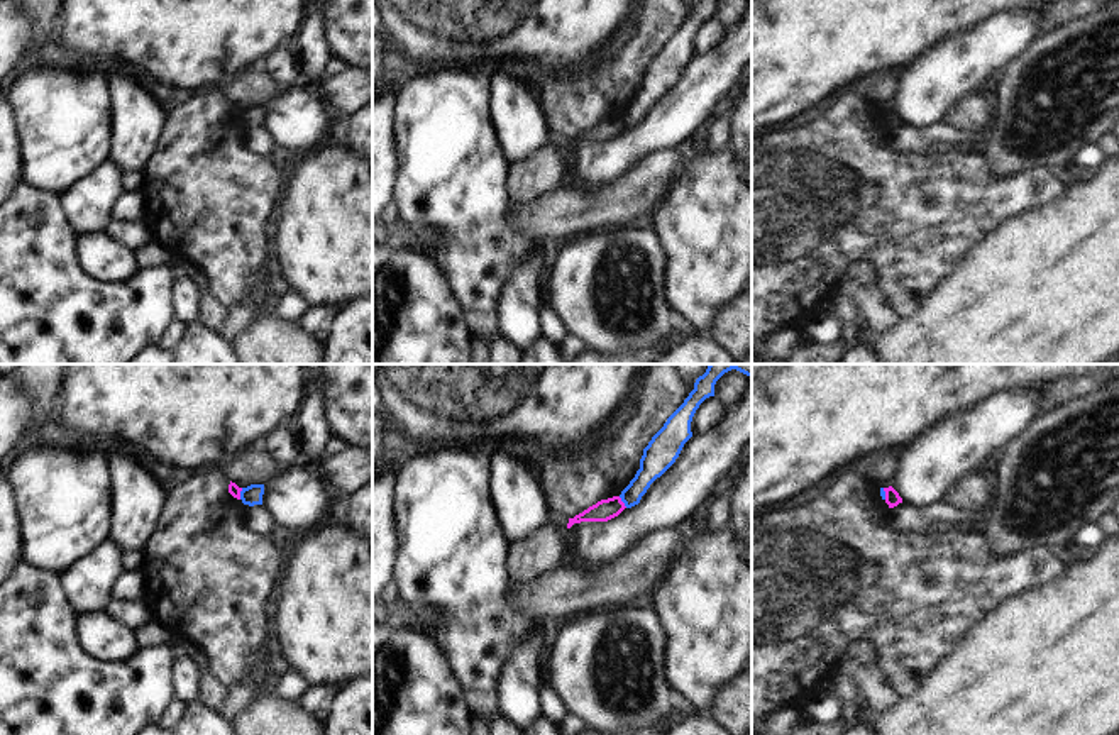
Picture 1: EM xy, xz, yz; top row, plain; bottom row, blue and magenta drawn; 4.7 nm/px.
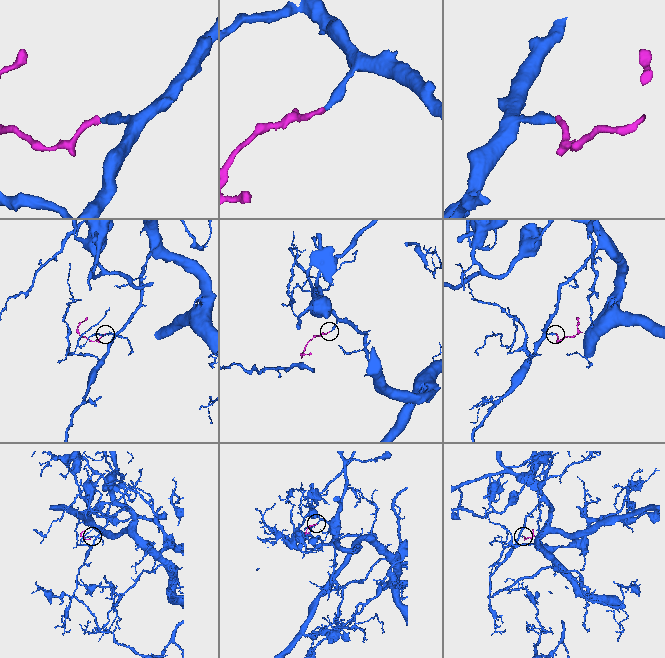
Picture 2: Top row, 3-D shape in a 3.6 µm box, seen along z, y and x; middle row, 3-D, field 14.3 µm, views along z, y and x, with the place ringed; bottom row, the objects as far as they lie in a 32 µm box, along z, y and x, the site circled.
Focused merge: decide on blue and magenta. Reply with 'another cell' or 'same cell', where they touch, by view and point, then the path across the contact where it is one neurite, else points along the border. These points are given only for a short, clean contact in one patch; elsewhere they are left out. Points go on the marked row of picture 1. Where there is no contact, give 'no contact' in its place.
another cell | xz (622, 500) | along xz (618, 497), (627, 507)

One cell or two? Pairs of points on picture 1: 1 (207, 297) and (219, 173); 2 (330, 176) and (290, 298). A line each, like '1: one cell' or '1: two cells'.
1: two cells
2: two cells

